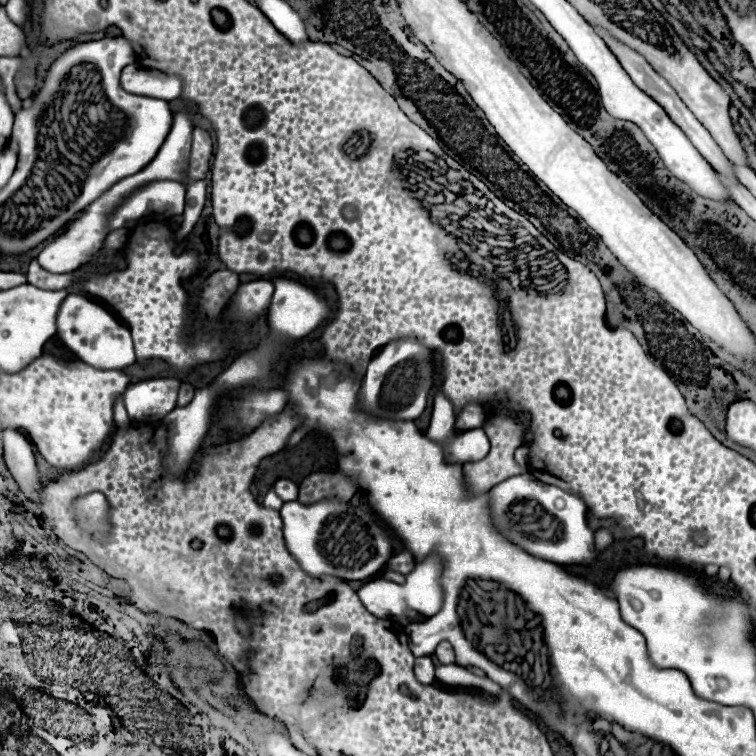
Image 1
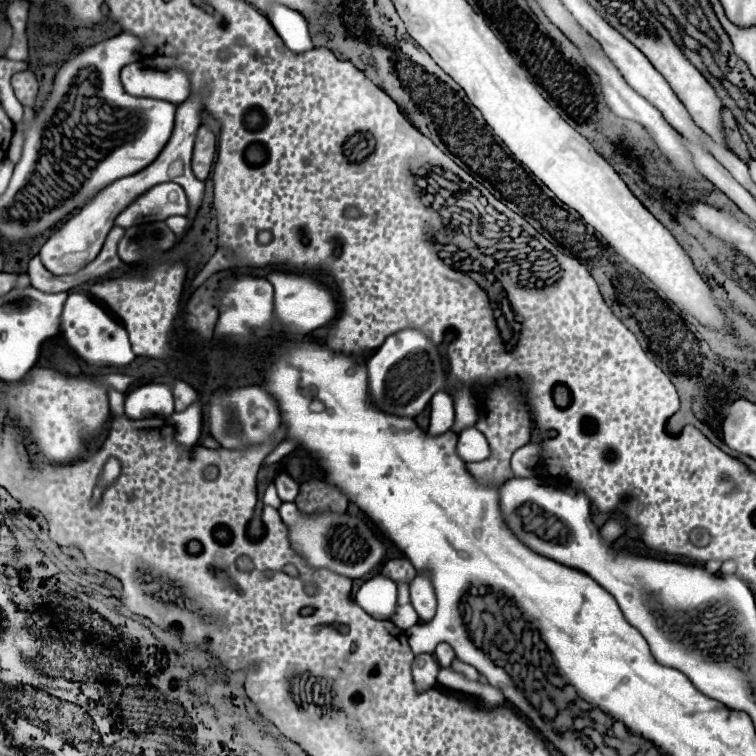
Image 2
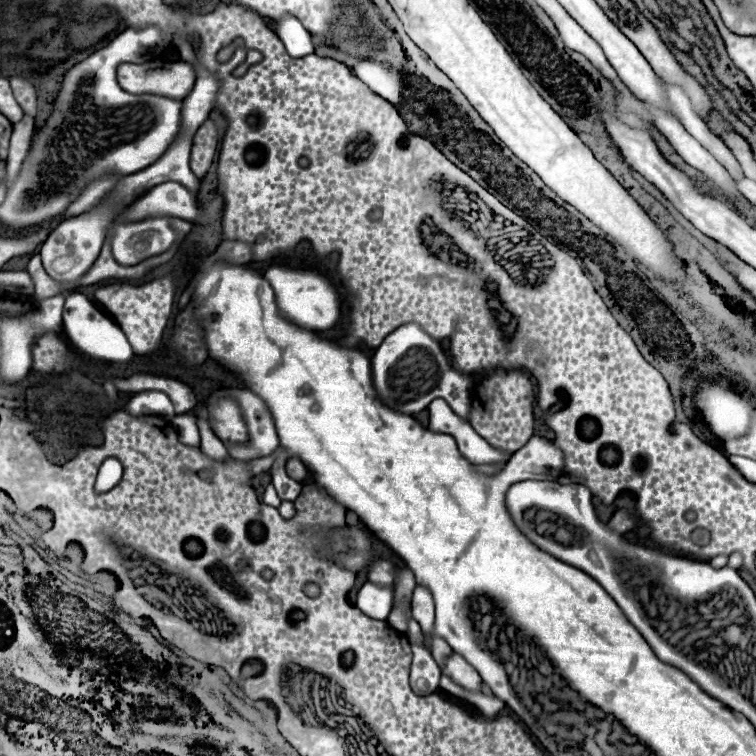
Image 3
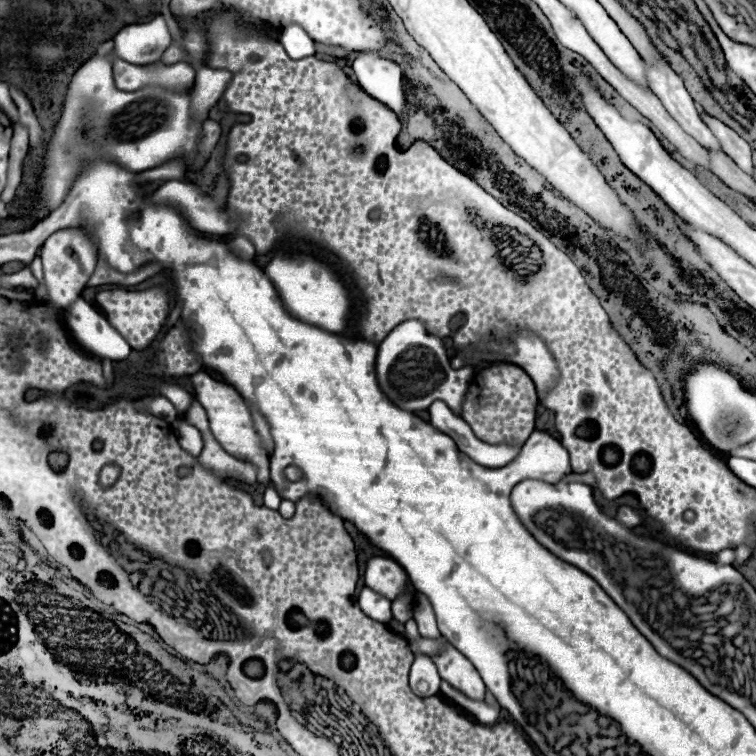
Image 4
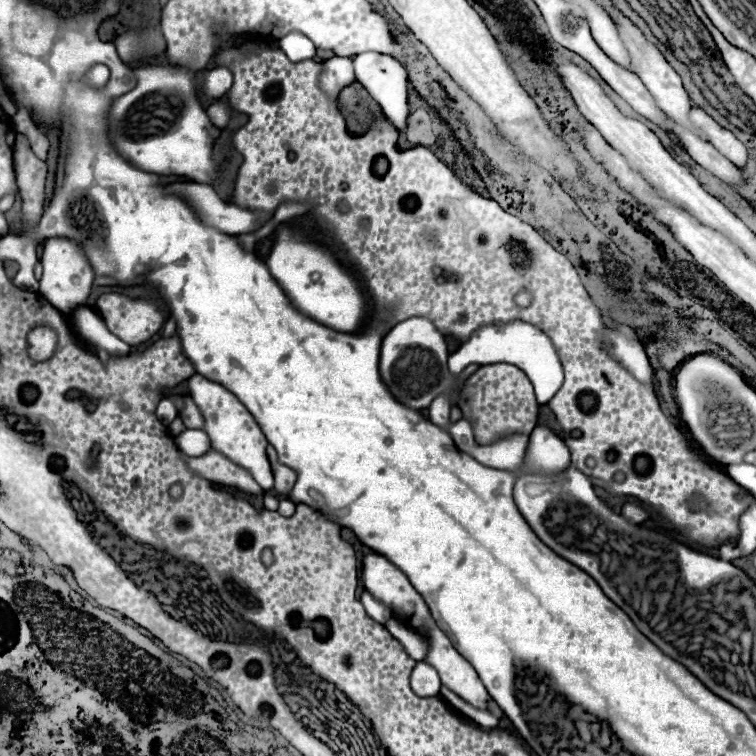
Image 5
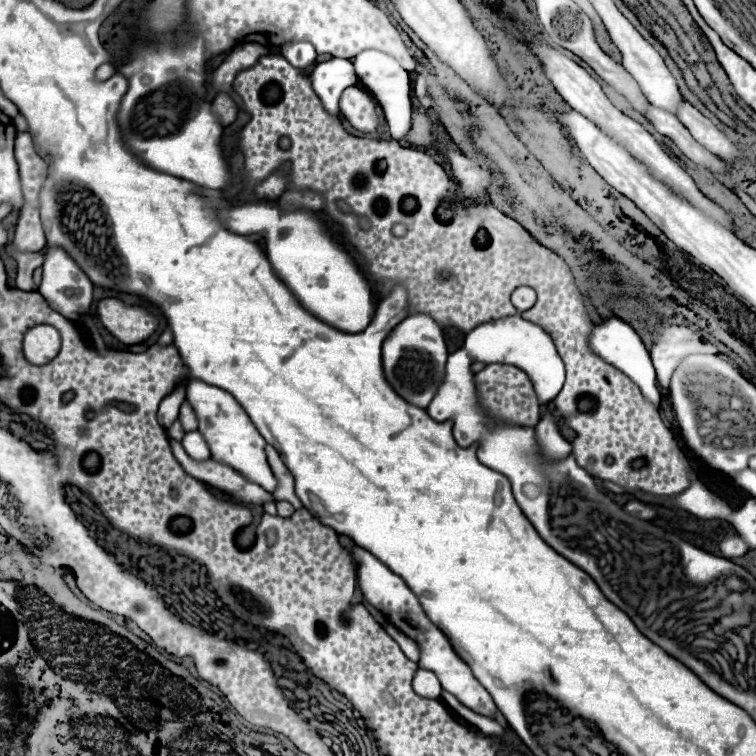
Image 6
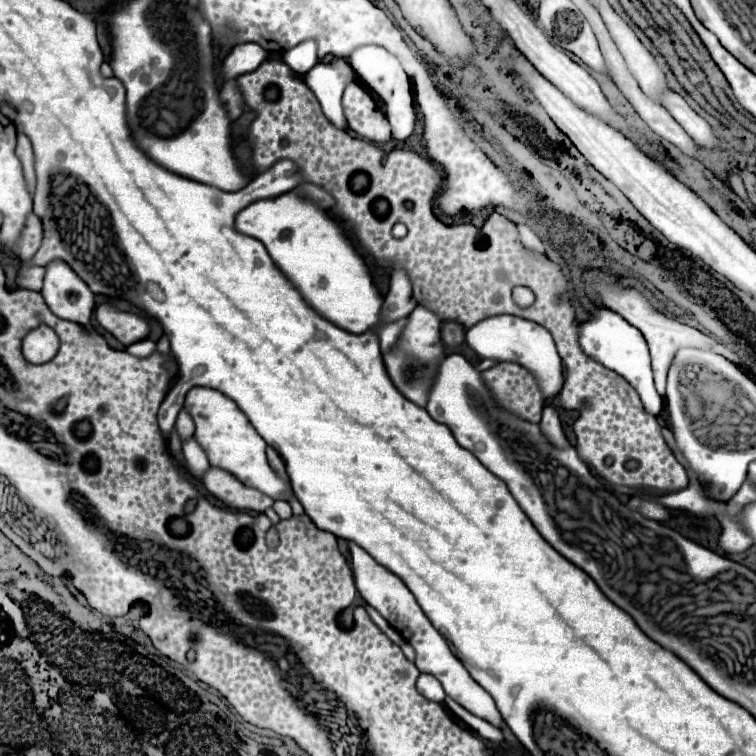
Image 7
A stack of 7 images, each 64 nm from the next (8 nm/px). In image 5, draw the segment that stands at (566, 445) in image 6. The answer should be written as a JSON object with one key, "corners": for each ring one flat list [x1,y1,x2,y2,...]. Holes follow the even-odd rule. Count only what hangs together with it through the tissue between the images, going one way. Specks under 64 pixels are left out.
{"corners":[[536,426,530,434,530,446,523,470,554,475,570,464,570,450,548,426]]}

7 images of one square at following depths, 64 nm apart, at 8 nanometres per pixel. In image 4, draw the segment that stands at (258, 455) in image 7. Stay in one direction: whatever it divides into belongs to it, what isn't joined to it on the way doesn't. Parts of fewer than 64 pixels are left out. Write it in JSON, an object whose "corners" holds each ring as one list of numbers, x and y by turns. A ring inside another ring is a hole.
{"corners":[[196,372,192,376,192,388,196,392,196,400,202,404,202,408,208,414,208,422,210,422,210,432,216,438,216,442,234,458,250,462,258,468,258,482,268,486,270,484,270,468,268,468,268,454,264,452,264,444,260,442,260,436,254,428,254,420,250,414,250,408,246,406,246,402,242,400,242,396,238,396,238,392,222,382,216,382,214,378,210,378,206,372]]}

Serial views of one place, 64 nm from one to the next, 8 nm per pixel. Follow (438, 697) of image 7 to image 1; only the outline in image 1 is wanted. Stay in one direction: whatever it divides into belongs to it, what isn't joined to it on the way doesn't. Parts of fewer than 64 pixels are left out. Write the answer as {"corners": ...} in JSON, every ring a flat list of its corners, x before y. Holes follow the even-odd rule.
{"corners":[[420,656,416,658,414,664,414,674,420,680,420,684,432,685,436,682,435,677,436,664,430,656]]}

